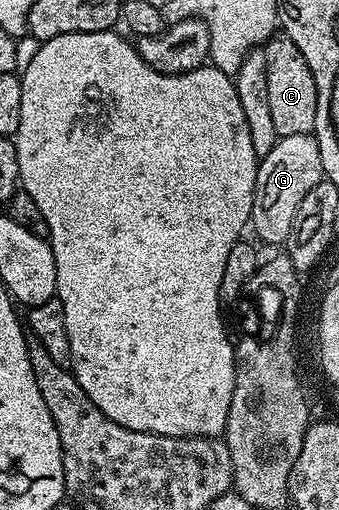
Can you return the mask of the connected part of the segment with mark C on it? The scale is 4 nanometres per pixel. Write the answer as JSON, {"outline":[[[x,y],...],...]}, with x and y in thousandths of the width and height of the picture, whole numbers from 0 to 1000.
{"outline":[[[811,69],[779,90],[788,112],[794,216],[823,269],[923,261],[932,241],[932,155],[885,108],[885,92],[841,69]]]}

